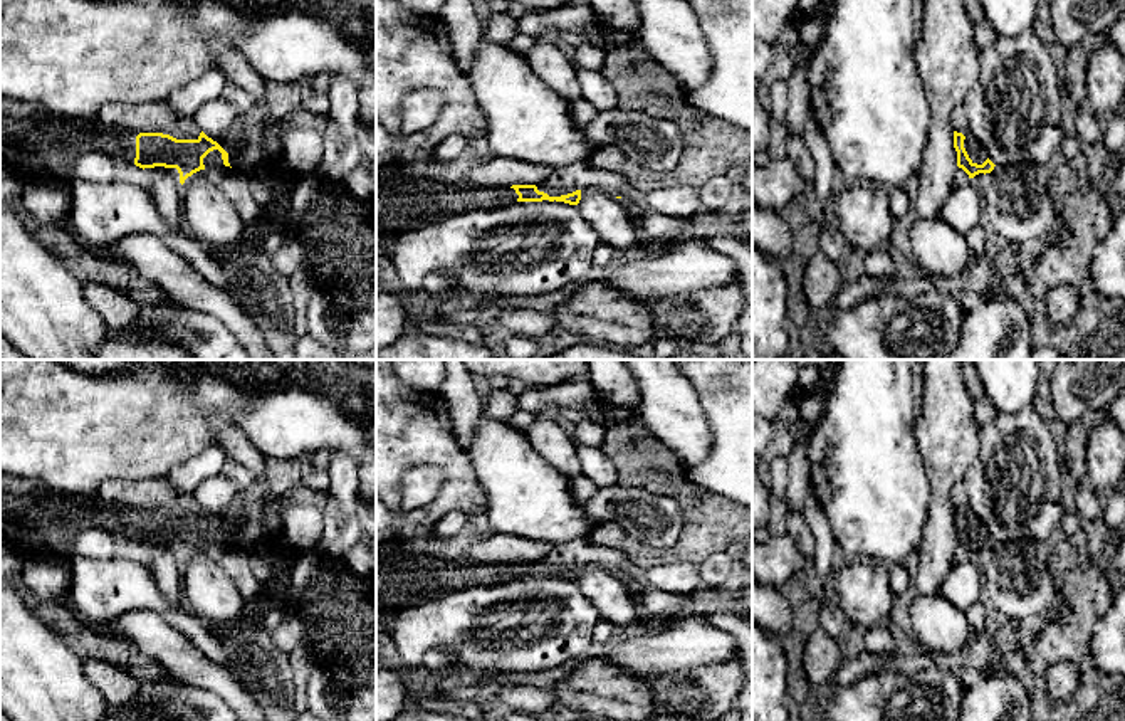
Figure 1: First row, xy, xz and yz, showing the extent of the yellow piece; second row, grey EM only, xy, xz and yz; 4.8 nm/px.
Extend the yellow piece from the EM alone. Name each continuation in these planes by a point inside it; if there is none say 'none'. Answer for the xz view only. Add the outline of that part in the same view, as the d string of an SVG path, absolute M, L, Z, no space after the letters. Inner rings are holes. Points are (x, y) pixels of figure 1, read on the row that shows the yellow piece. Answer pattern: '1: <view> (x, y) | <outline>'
none

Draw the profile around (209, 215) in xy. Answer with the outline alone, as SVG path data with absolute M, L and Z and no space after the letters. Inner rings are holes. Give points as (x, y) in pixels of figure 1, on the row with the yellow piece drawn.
M200 170L185 180L183 222L185 229L205 242L213 254L223 254L243 240L249 229L222 188Z

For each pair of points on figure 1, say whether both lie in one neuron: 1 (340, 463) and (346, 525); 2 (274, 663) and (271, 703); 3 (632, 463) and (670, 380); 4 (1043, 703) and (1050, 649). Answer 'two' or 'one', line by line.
1: one
2: one
3: two
4: one

